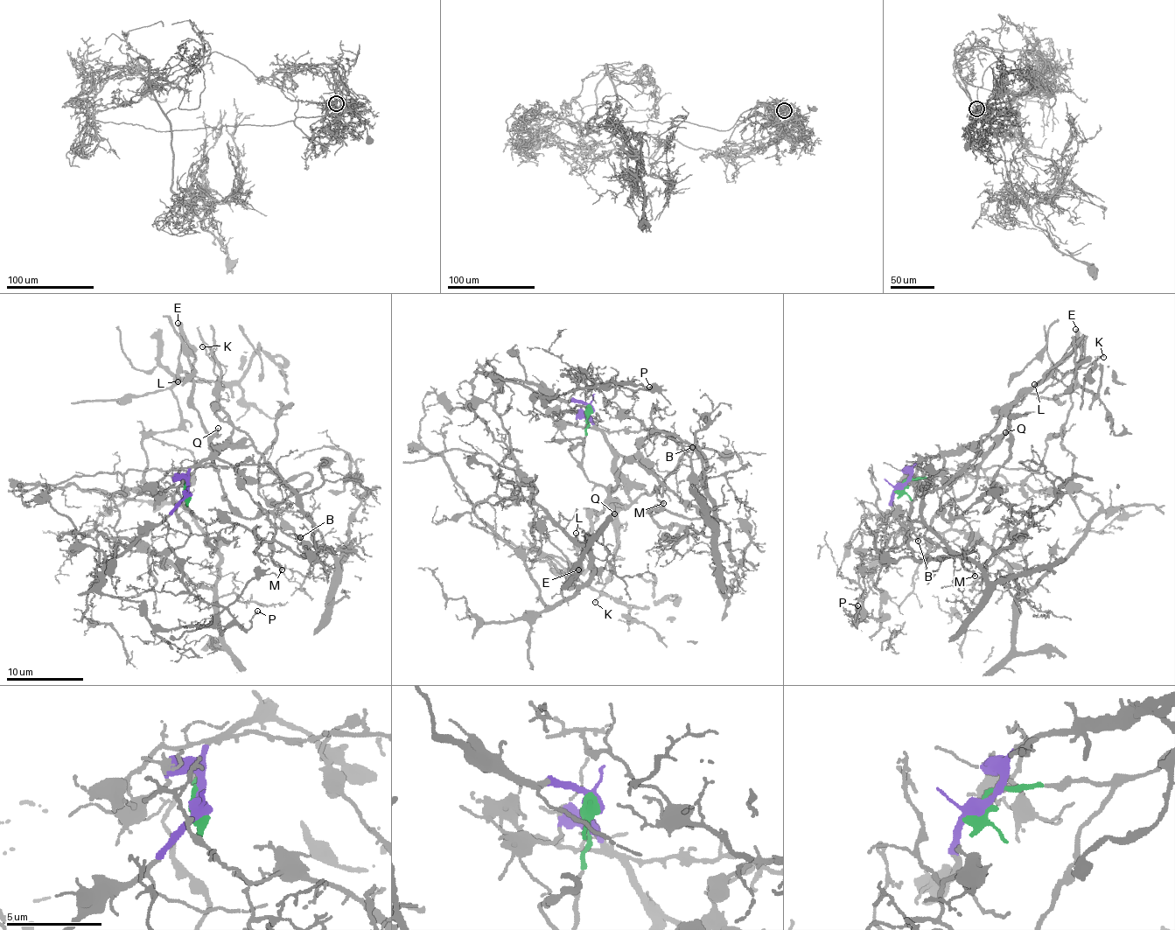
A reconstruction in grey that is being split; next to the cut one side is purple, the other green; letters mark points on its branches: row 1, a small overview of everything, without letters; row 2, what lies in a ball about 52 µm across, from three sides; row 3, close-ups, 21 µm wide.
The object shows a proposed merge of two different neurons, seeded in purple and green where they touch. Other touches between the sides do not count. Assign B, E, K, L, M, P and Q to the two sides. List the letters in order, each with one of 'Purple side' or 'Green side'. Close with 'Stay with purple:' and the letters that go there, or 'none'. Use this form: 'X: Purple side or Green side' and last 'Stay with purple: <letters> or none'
B: Purple side
E: Green side
K: Purple side
L: Green side
M: Green side
P: Purple side
Q: Green side
Stay with purple: B, K, P

